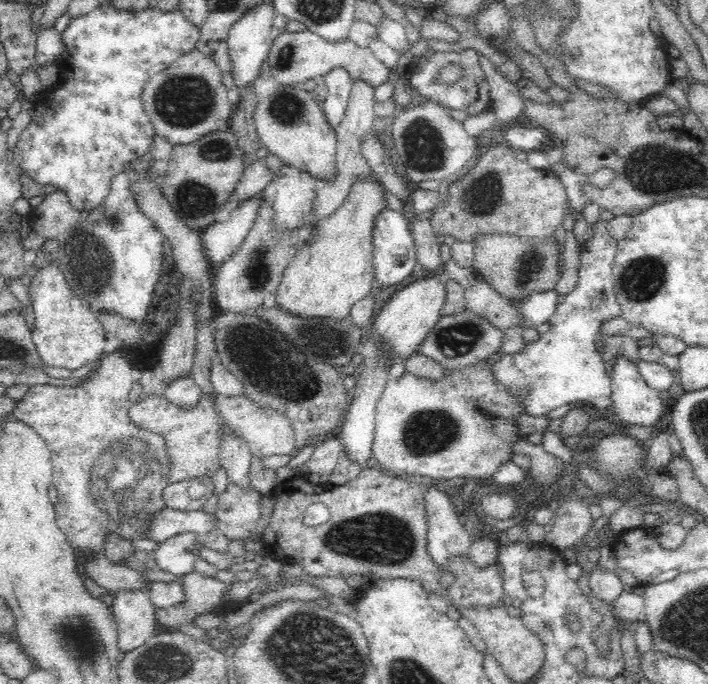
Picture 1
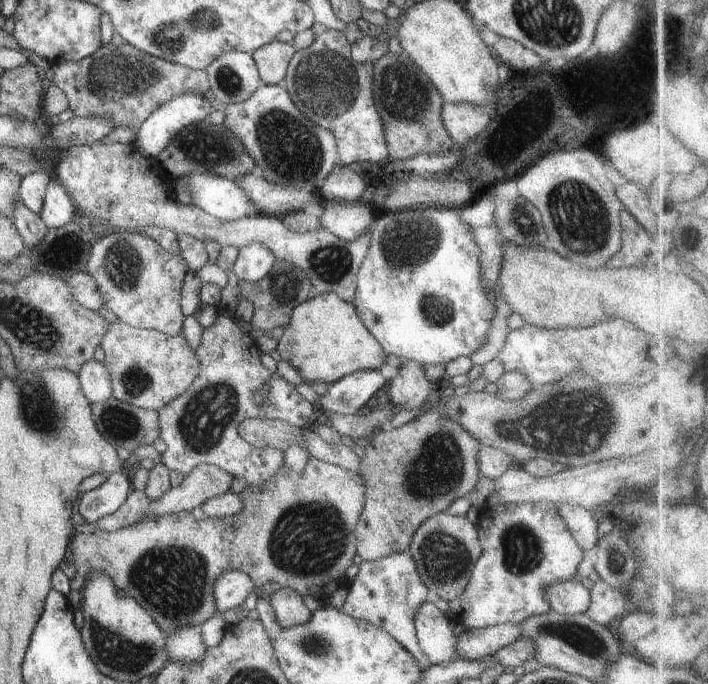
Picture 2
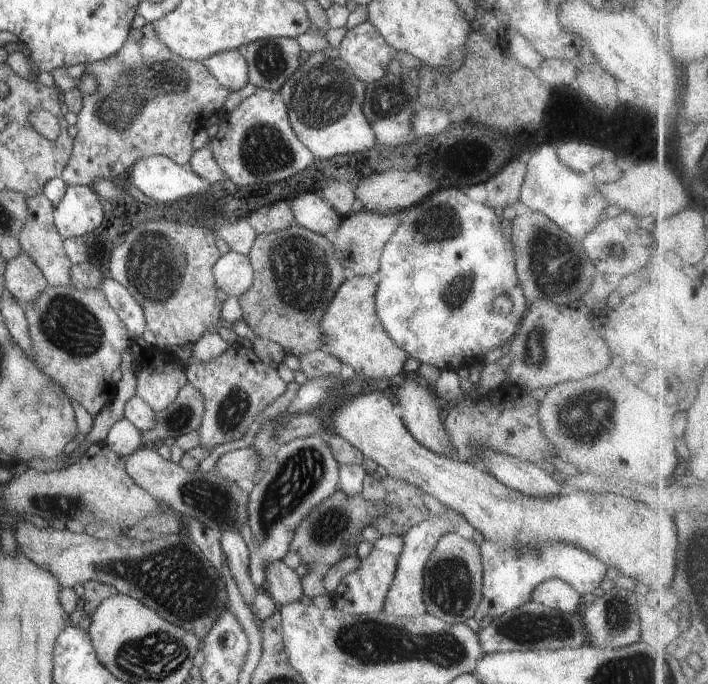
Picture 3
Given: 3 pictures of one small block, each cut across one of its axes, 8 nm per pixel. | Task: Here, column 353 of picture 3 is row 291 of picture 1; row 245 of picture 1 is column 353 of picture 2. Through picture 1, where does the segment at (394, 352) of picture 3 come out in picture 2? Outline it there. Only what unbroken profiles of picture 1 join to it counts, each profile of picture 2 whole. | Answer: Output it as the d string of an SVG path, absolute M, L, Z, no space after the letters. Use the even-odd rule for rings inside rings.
M335 293L318 295L298 304L284 329L275 350L308 383L330 386L357 371L378 371L388 356L359 320L355 305Z

